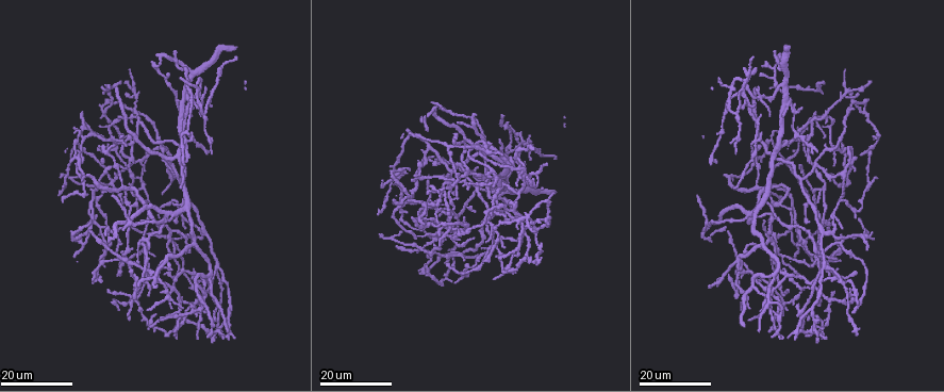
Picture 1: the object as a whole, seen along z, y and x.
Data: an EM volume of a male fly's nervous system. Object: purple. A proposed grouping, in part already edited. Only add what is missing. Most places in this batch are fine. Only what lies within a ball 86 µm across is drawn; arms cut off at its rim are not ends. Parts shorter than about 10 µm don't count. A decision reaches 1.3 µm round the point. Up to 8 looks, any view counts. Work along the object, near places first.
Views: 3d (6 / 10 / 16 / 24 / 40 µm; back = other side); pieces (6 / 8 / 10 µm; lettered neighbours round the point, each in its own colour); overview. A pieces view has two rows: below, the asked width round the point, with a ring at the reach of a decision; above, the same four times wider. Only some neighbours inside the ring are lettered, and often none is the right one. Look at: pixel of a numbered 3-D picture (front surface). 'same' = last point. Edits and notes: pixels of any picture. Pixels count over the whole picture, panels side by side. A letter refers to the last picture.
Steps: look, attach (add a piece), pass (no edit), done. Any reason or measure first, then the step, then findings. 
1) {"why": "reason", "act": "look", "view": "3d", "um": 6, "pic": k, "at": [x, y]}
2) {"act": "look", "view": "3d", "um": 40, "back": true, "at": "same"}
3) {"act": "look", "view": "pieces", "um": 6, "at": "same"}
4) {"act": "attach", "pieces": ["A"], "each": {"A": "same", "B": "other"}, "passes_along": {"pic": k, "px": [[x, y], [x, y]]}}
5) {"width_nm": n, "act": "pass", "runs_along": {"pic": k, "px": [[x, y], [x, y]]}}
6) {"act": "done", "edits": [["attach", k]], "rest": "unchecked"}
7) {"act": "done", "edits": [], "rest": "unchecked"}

{"why": "long arm stops here", "act": "look", "view": "3d", "um": 24, "pic": 1, "at": [441, 235]}

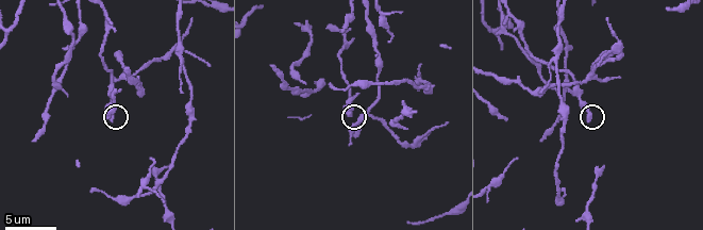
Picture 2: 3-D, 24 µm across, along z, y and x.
{"act": "look", "view": "pieces", "um": 6, "pic": 2, "at": [589, 120]}

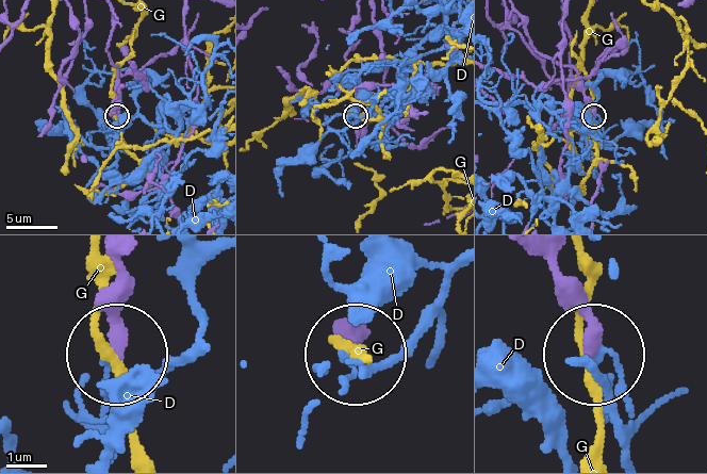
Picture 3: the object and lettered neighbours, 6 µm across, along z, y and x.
{"width_nm": 360, "act": "pass", "each": {"D": "other", "G": "other"}, "runs_along": {"pic": 3, "px": [[119, 256], [119, 354]]}, "found": "none of them fits"}

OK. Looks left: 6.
{"why": "an open end", "act": "look", "view": "3d", "um": 6, "pic": 2, "at": [105, 118]}

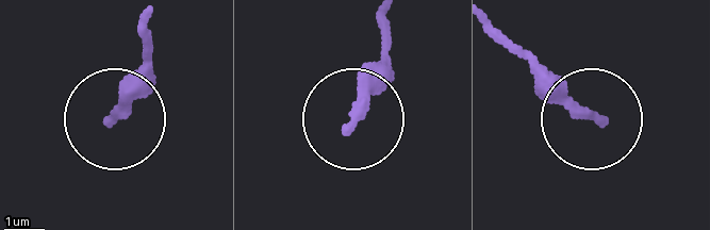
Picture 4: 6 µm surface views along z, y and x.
{"why": "what lies round it", "act": "look", "view": "pieces", "um": 10, "pic": 4, "at": [110, 119]}

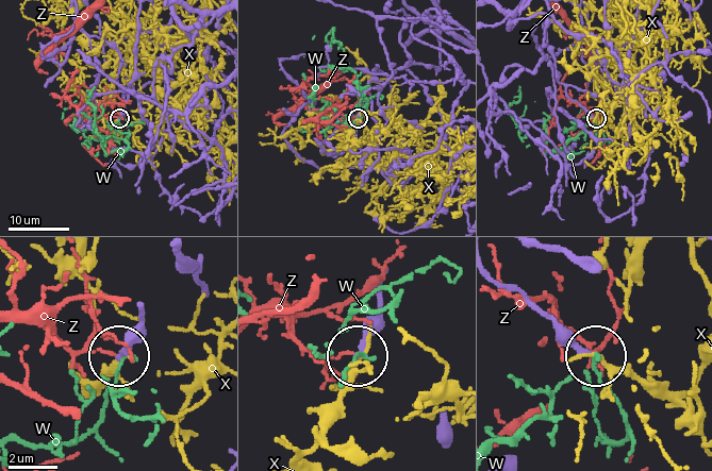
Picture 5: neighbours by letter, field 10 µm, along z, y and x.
{"act": "pass", "each": {"W": "other", "X": "other", "Z": "other"}, "found": "no lettered piece goes on from it"}

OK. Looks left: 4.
{"why": "free end", "act": "look", "view": "3d", "um": 16, "pic": 1, "at": [182, 295]}

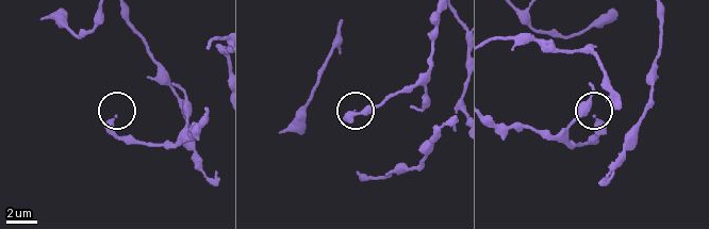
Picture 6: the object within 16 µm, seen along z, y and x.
{"act": "look", "view": "pieces", "um": 8, "pic": 6, "at": [597, 118]}

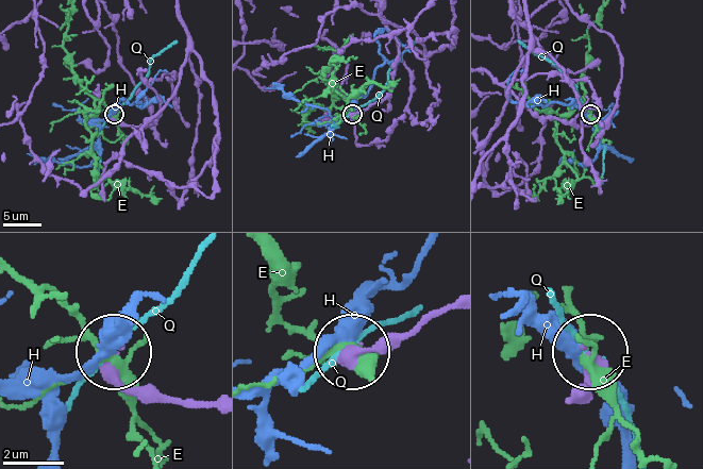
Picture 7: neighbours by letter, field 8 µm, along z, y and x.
{"width_nm": 310, "act": "pass", "each": {"E": "other", "H": "other", "Q": "other"}, "found": "none of them fits"}

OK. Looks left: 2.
{"why": "end of a long branch", "act": "look", "view": "3d", "um": 24, "pic": 1, "at": [863, 153]}

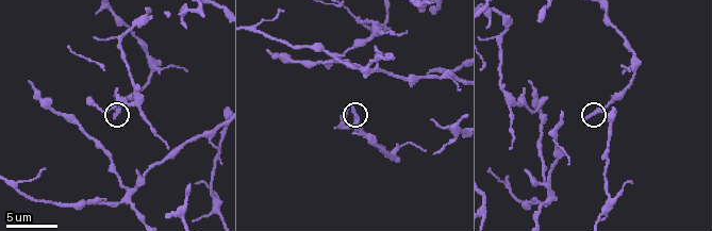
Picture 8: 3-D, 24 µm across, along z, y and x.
{"why": "what lies round it", "act": "look", "view": "pieces", "um": 6, "pic": 8, "at": [354, 107]}

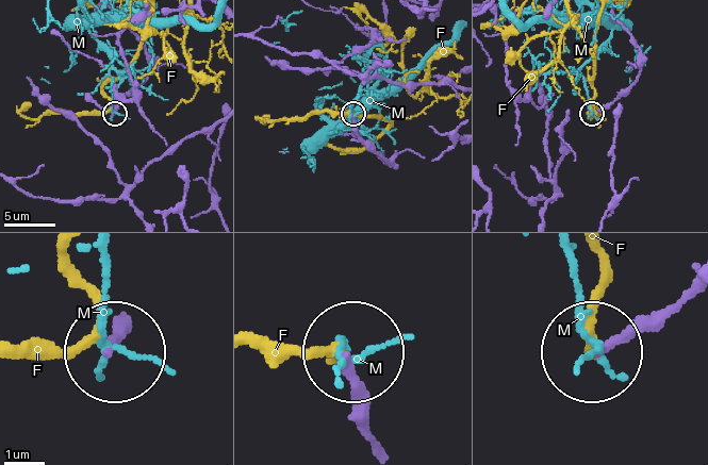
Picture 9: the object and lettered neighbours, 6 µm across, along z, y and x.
{"width_nm": 210, "act": "pass", "each": {"F": "other", "M": "other"}, "found": "no lettered piece goes on from it"}

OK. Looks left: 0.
{"act": "done", "edits": [], "rest": "unchecked"}

